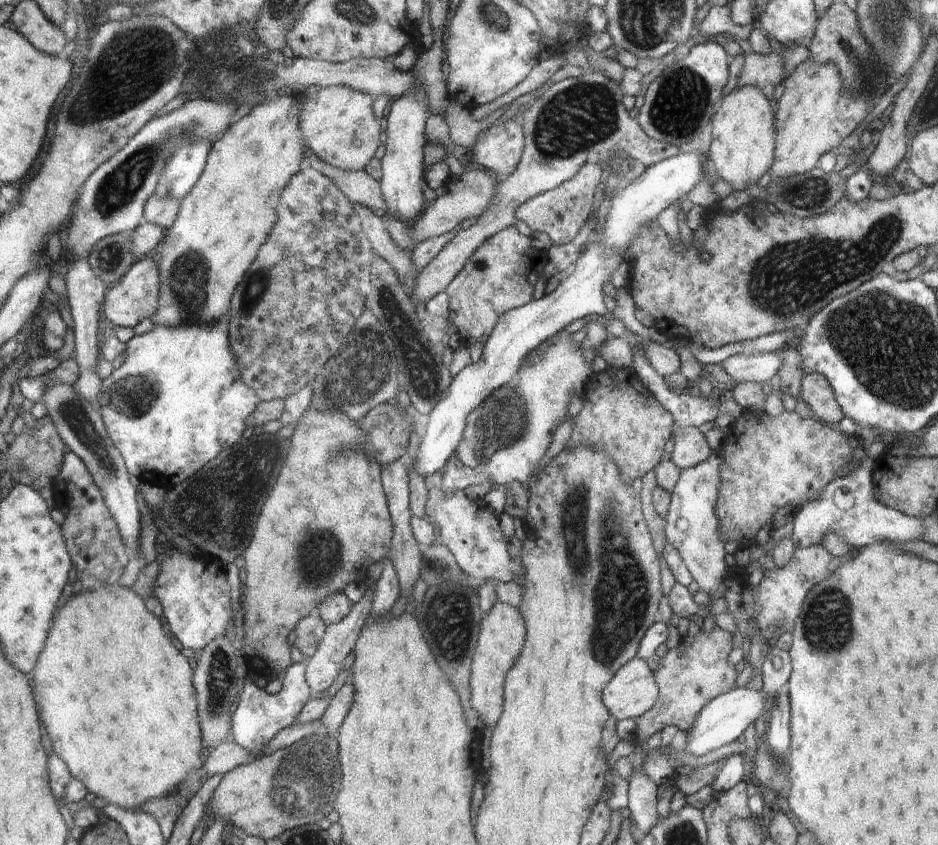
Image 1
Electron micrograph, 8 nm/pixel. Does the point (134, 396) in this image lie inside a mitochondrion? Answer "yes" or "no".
yes

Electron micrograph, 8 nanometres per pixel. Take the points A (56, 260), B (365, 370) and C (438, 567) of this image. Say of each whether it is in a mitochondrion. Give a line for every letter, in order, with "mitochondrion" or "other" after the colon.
A: other
B: mitochondrion
C: mitochondrion

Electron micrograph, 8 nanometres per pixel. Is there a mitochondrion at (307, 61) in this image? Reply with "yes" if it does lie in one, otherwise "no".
no

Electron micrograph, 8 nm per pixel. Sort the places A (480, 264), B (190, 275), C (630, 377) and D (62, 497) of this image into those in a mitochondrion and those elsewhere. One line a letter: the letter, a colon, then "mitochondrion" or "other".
A: mitochondrion
B: mitochondrion
C: other
D: other

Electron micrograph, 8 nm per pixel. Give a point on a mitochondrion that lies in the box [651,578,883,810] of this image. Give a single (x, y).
(826, 623)

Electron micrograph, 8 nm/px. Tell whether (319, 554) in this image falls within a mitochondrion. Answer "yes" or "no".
yes

